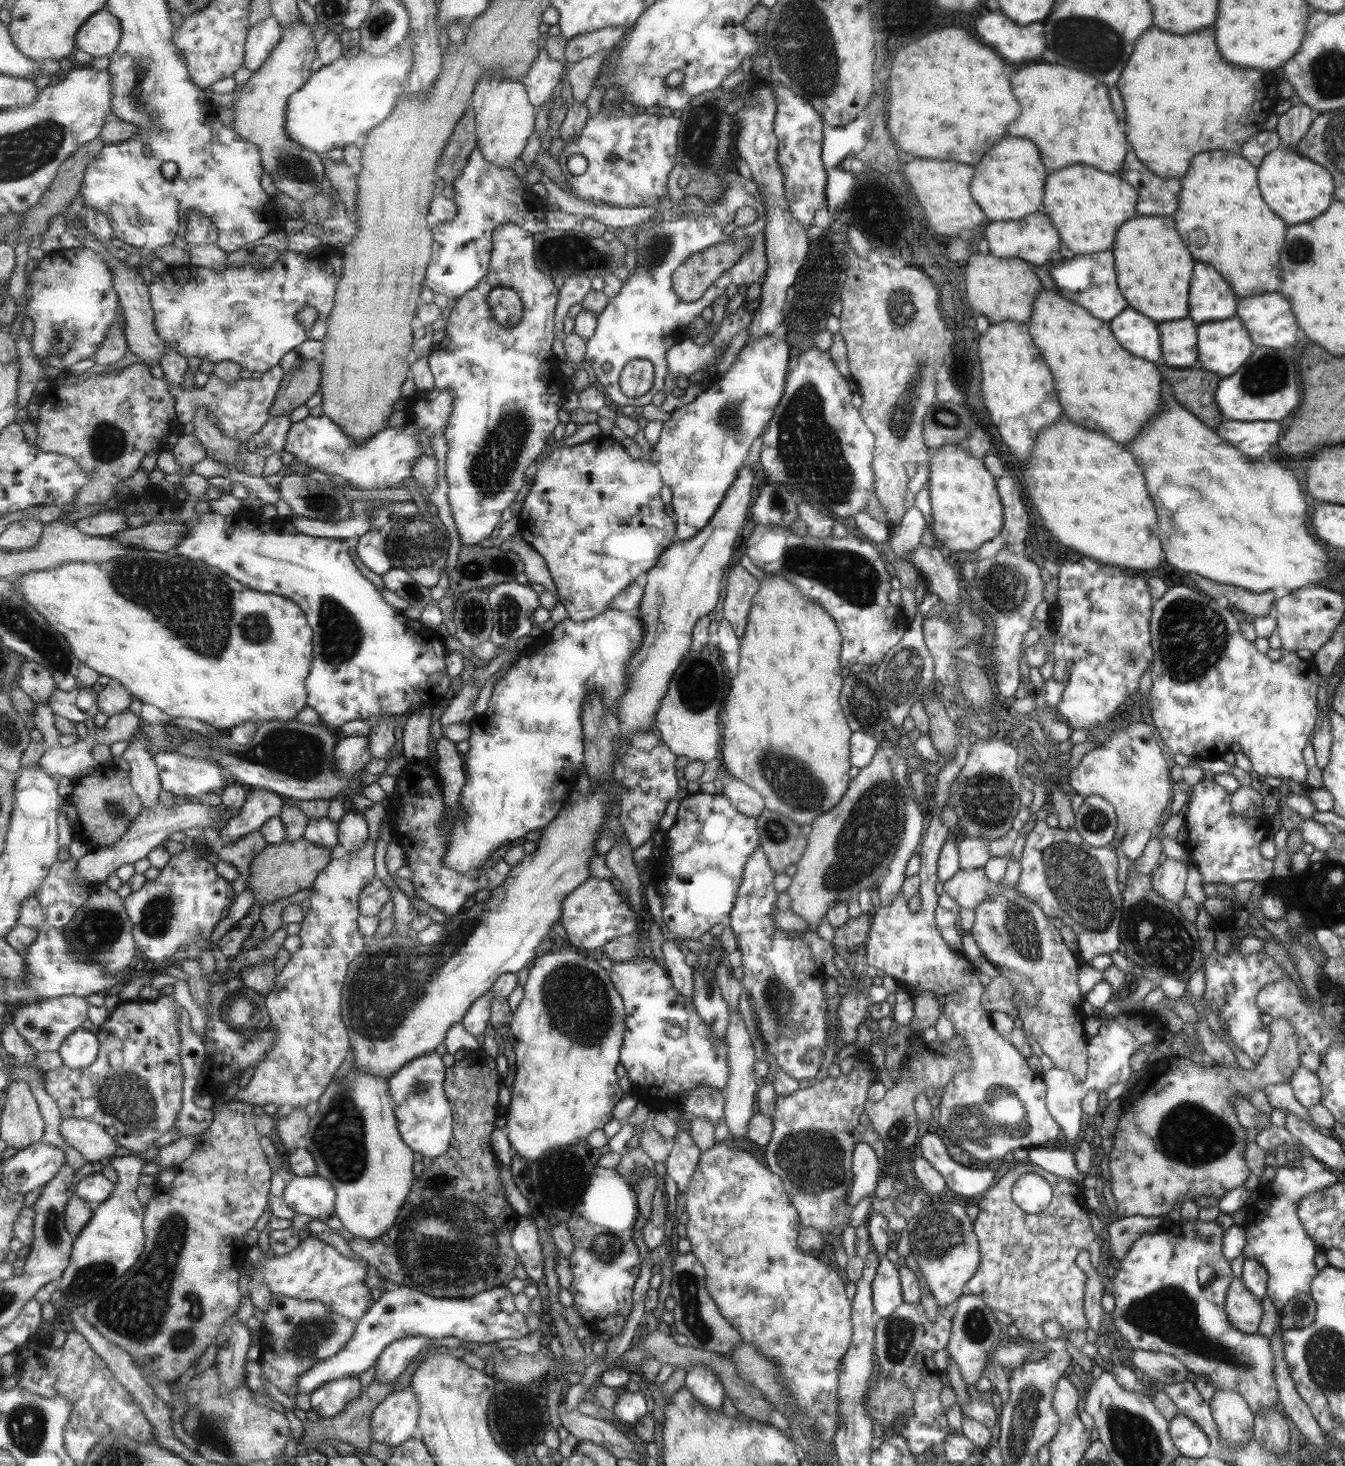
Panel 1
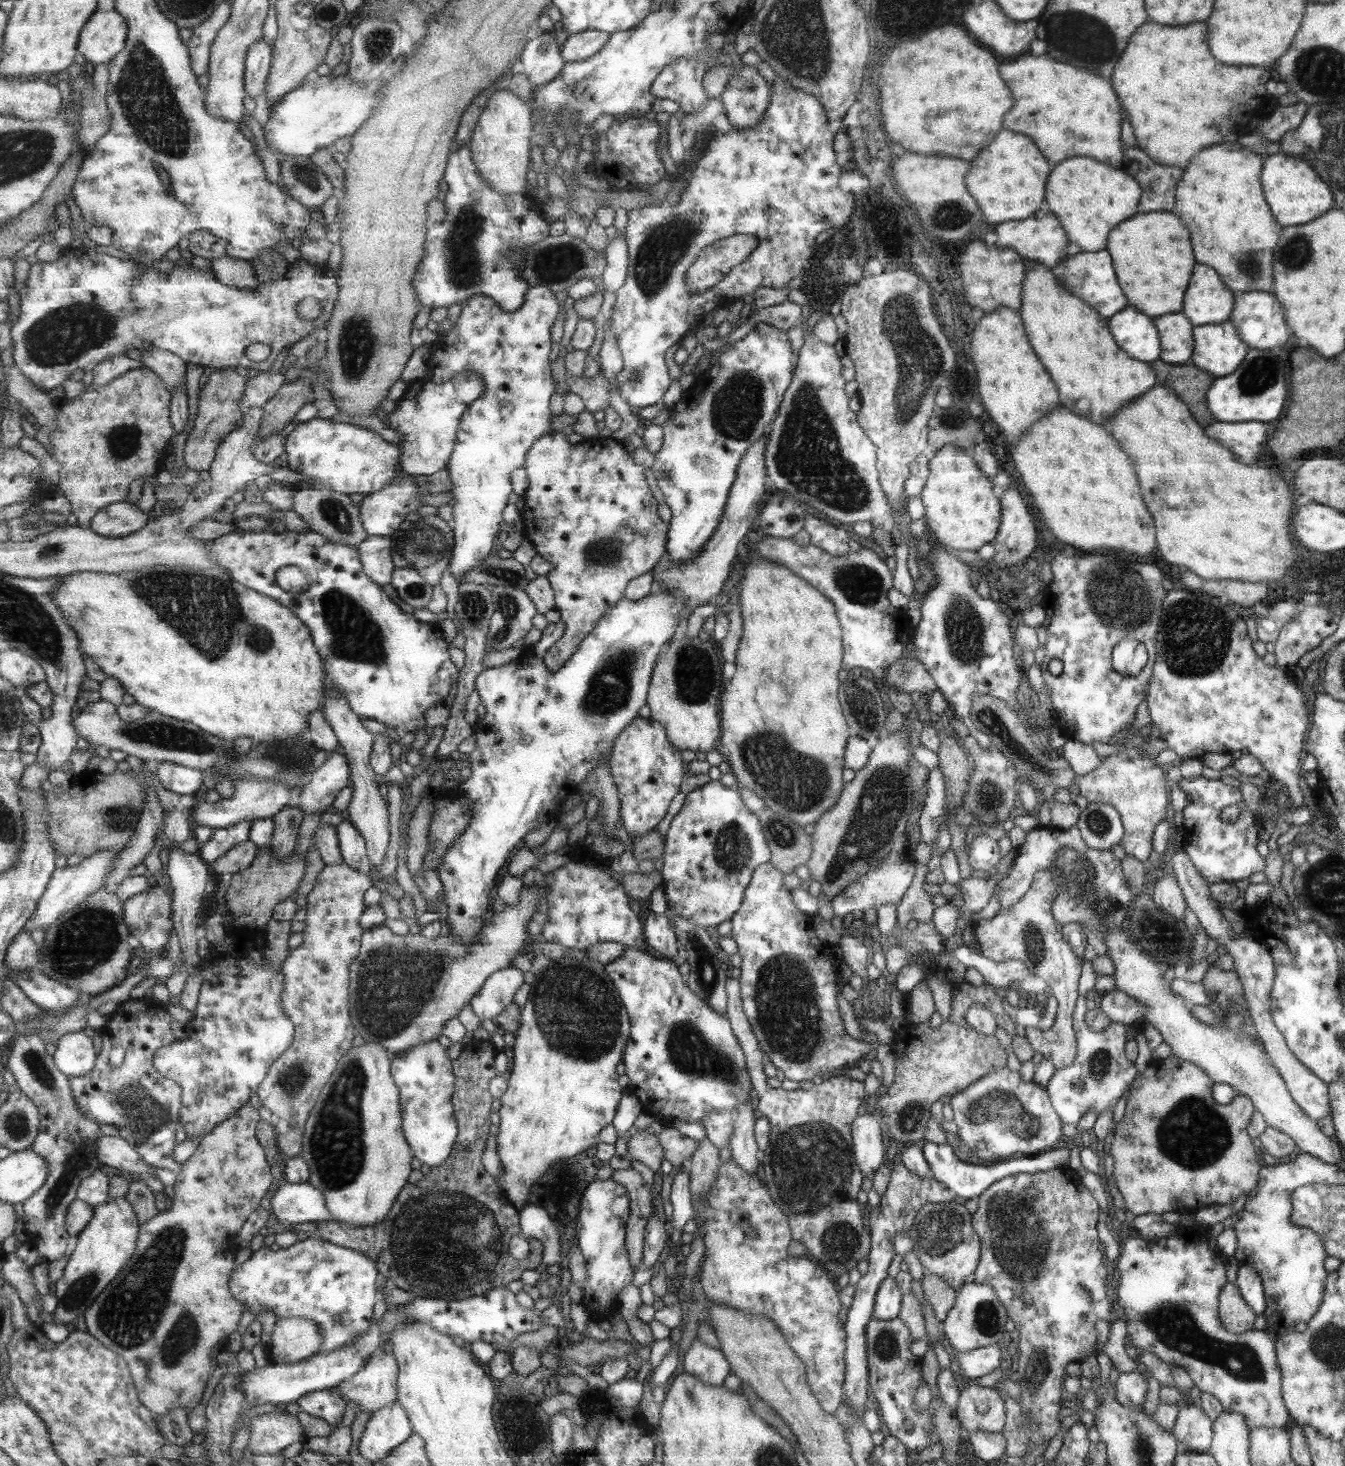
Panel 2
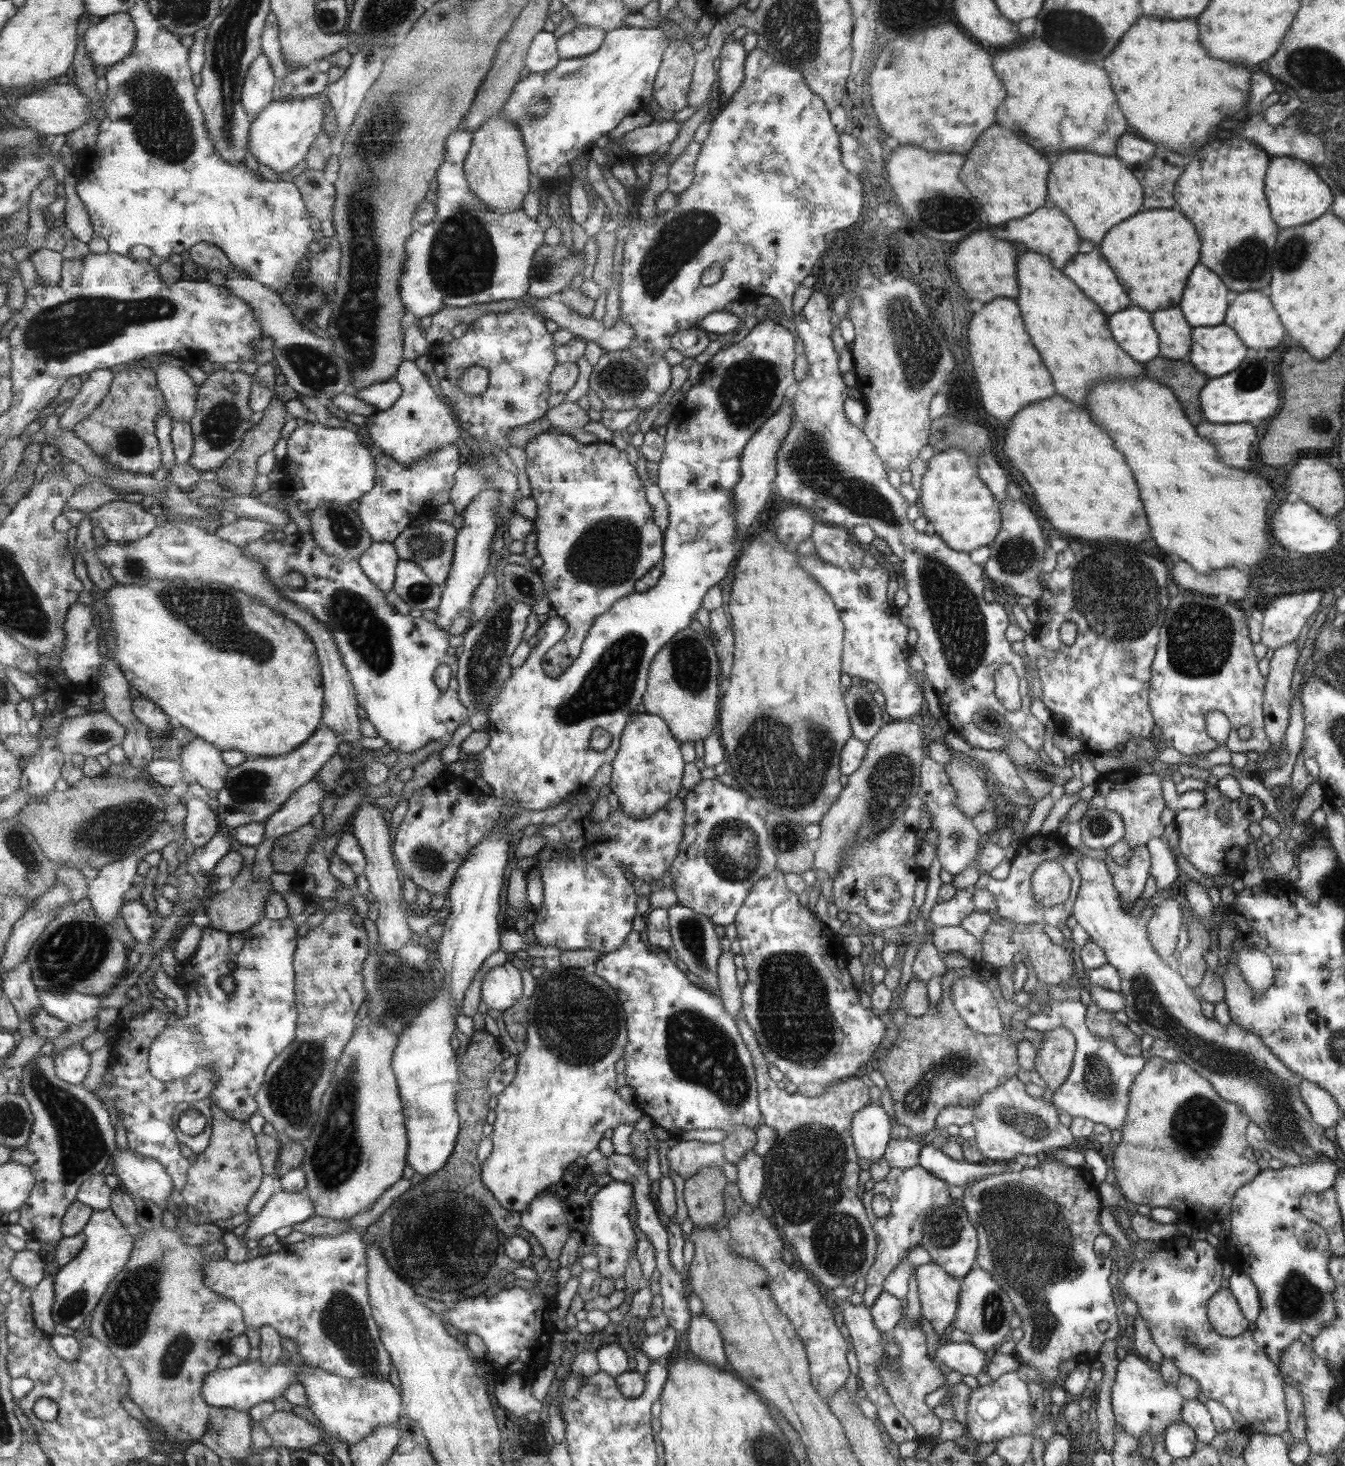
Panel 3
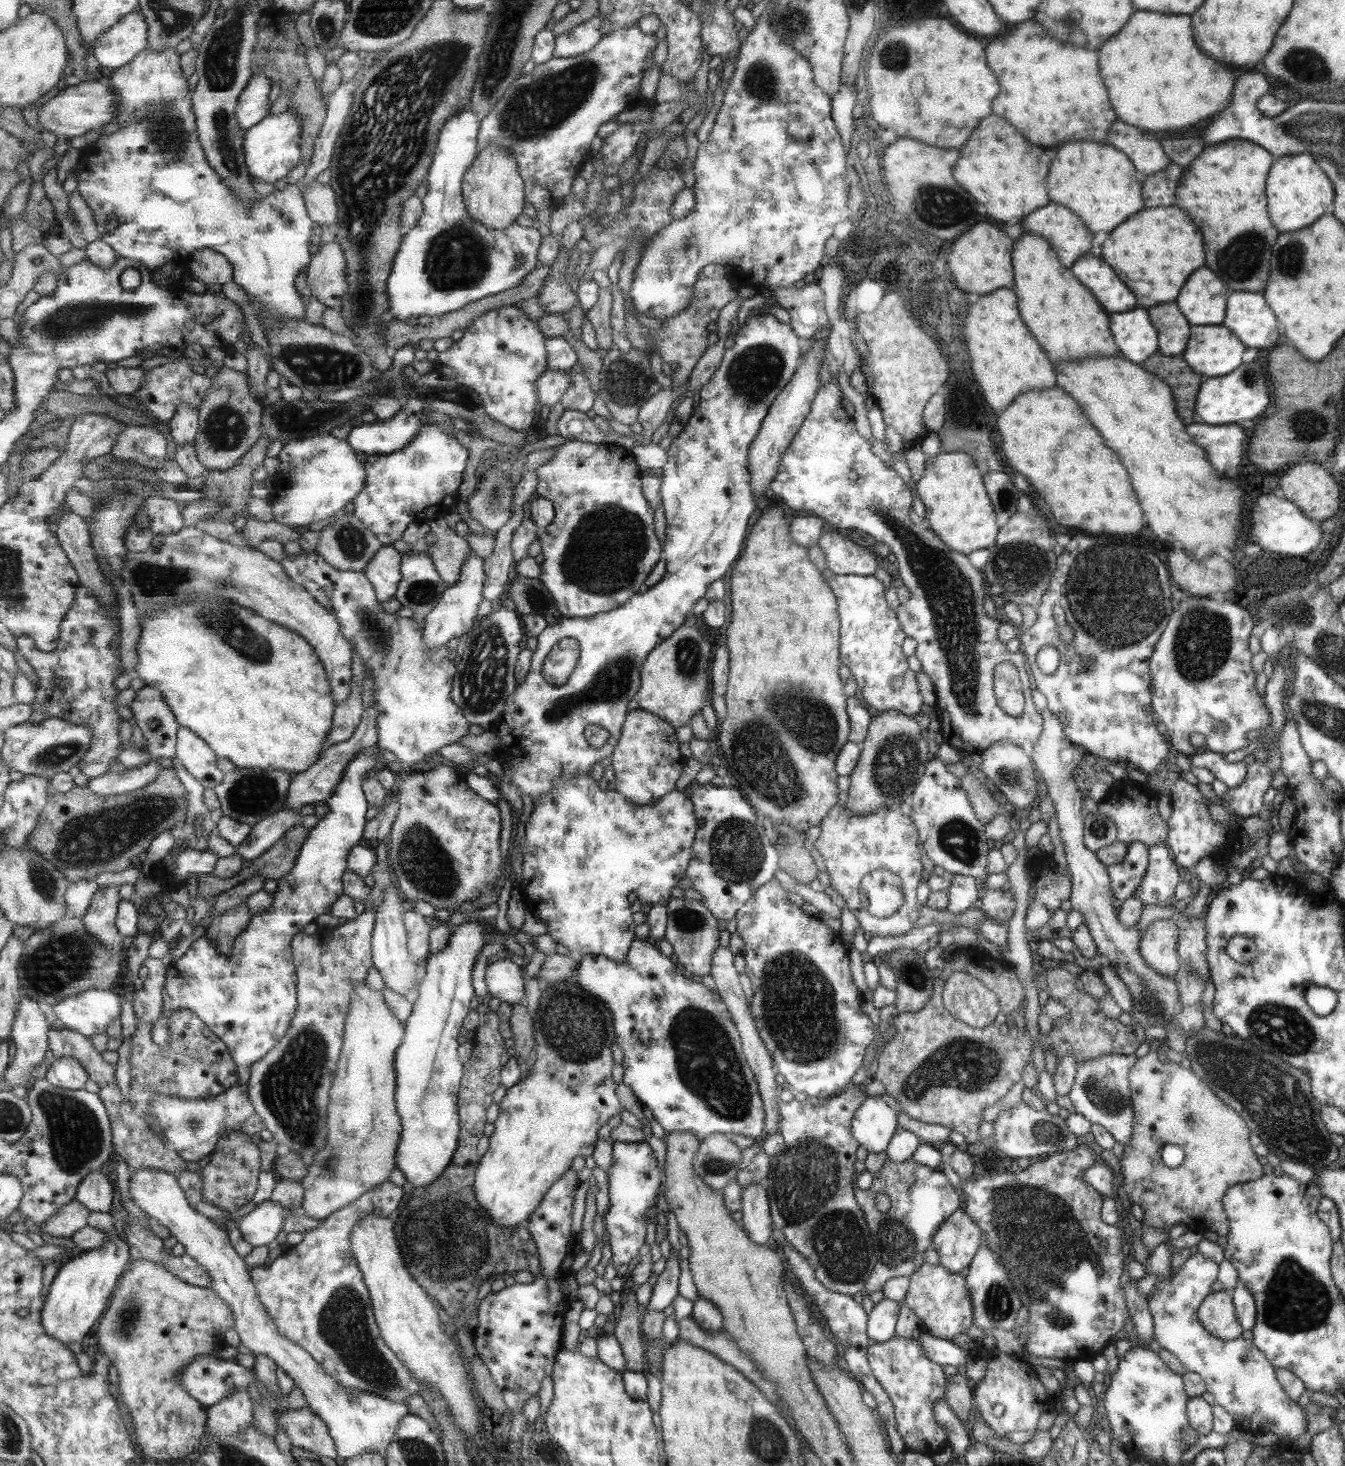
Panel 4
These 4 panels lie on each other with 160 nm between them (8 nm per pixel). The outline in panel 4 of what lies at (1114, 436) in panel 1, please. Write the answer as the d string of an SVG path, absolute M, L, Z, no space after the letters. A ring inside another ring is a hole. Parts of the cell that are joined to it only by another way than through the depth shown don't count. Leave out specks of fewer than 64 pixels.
M1021 233L1014 246L1014 292L1019 302L1019 316L1039 336L1051 360L1079 360L1087 357L1121 355L1109 327L1109 314L1097 304L1091 292L1079 284L1074 273L1057 260L1054 248L1037 233Z

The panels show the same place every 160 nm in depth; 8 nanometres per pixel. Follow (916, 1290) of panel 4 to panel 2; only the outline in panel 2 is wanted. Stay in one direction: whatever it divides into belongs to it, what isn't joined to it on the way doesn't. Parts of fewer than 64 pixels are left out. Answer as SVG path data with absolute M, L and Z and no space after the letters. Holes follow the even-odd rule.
M924 1271L920 1278L922 1296L929 1302L933 1316L937 1322L942 1323L954 1306L957 1291L950 1287L940 1276L929 1271Z

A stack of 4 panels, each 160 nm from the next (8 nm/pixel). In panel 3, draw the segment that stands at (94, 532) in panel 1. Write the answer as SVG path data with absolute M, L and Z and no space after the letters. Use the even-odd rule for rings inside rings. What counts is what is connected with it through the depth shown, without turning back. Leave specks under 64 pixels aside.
M114 501L91 512L95 526L101 528L108 540L135 542L149 536L159 527L157 511L145 511L141 504Z

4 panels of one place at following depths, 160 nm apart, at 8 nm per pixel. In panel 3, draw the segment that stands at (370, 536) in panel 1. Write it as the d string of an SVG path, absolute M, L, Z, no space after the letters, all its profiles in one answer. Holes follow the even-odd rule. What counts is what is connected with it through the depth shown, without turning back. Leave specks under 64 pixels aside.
M374 542L359 559L367 577L385 594L396 586L396 573L400 562L398 550L391 542Z

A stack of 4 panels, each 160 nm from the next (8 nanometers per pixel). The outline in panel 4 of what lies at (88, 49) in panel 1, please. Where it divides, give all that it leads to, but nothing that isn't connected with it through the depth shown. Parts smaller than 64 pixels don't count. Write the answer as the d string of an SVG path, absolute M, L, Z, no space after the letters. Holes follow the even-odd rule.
M133 12L125 15L111 31L103 33L93 45L93 54L102 66L119 69L131 64L147 49L150 40L146 16Z

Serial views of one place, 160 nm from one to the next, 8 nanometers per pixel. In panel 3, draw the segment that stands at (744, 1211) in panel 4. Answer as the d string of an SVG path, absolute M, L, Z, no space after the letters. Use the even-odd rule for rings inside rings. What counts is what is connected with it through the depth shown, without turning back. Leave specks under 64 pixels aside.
M753 1149L748 1150L736 1164L737 1179L735 1183L738 1185L743 1203L751 1209L763 1204L761 1196L765 1176L763 1165L762 1157L757 1156Z

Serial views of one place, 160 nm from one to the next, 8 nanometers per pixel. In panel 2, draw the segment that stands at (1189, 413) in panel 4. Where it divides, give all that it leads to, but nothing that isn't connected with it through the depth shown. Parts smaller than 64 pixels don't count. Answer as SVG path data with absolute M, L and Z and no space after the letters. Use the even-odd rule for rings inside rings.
M1161 359L1150 362L1149 365L1154 369L1157 384L1175 392L1181 396L1187 408L1195 412L1195 420L1204 430L1213 422L1211 413L1205 406L1205 393L1213 382L1213 376L1207 371L1201 370L1196 366L1175 366L1175 364L1163 362Z

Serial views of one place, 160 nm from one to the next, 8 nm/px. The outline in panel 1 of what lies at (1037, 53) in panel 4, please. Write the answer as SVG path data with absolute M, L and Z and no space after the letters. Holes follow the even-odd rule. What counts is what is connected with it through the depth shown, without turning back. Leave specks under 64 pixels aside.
M1029 64L1011 74L1011 88L1015 88L1015 96L1019 96L1023 108L1007 132L1011 136L1035 140L1047 168L1057 170L1079 163L1117 174L1129 144L1117 126L1117 116L1111 110L1107 88L1103 84L1083 72L1059 64Z

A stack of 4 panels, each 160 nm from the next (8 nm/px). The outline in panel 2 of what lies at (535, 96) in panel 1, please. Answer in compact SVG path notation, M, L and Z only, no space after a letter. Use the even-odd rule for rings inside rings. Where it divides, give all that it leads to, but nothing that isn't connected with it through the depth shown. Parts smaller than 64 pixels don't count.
M553 32L539 33L527 42L520 56L522 70L532 88L556 79L567 63L562 55L562 46L559 46L555 37Z

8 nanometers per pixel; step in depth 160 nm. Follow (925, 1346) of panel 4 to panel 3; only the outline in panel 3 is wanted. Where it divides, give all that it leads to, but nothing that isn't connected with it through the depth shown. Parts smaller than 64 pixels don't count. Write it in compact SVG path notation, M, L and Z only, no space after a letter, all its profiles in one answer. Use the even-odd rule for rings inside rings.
M947 1341L934 1351L935 1360L963 1376L977 1376L989 1358L989 1353L971 1343Z

